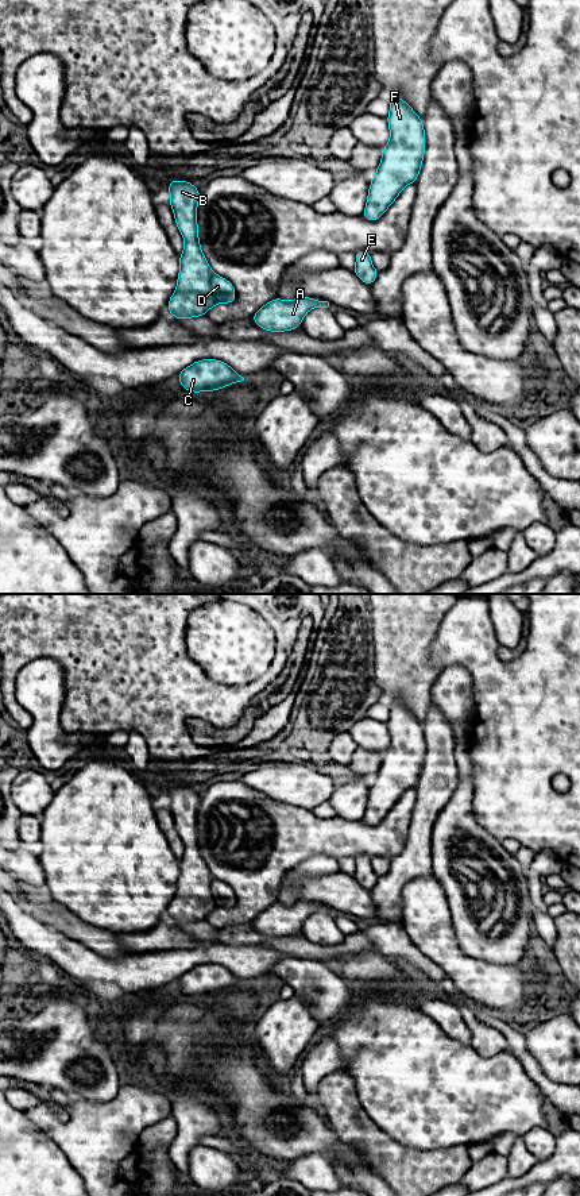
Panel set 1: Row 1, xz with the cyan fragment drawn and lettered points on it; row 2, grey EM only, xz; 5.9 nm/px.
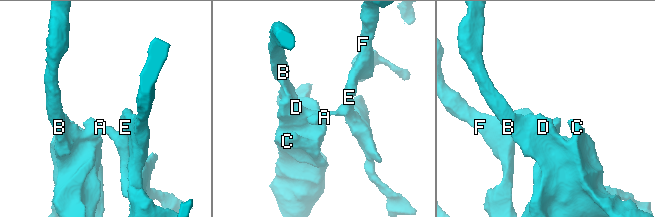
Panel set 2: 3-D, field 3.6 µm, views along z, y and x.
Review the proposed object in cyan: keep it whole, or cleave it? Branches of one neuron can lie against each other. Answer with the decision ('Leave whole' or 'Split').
Split

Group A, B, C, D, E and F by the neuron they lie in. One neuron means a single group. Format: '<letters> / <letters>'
A B C D / E F

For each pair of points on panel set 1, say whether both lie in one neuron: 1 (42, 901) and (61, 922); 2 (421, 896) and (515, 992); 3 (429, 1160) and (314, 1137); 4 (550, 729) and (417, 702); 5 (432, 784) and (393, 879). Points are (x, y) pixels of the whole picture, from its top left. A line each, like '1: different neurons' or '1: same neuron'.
1: same neuron
2: same neuron
3: different neurons
4: same neuron
5: same neuron

